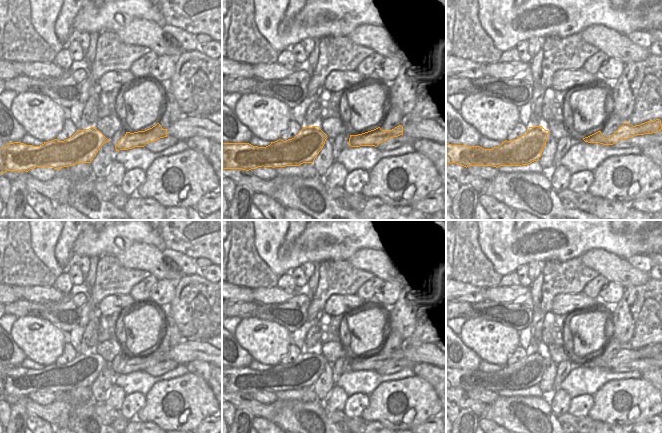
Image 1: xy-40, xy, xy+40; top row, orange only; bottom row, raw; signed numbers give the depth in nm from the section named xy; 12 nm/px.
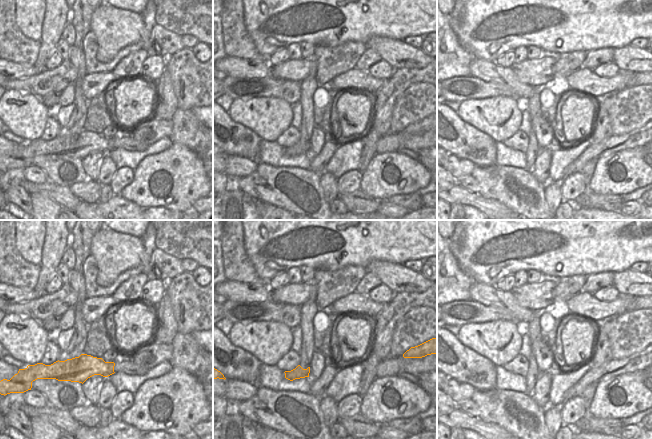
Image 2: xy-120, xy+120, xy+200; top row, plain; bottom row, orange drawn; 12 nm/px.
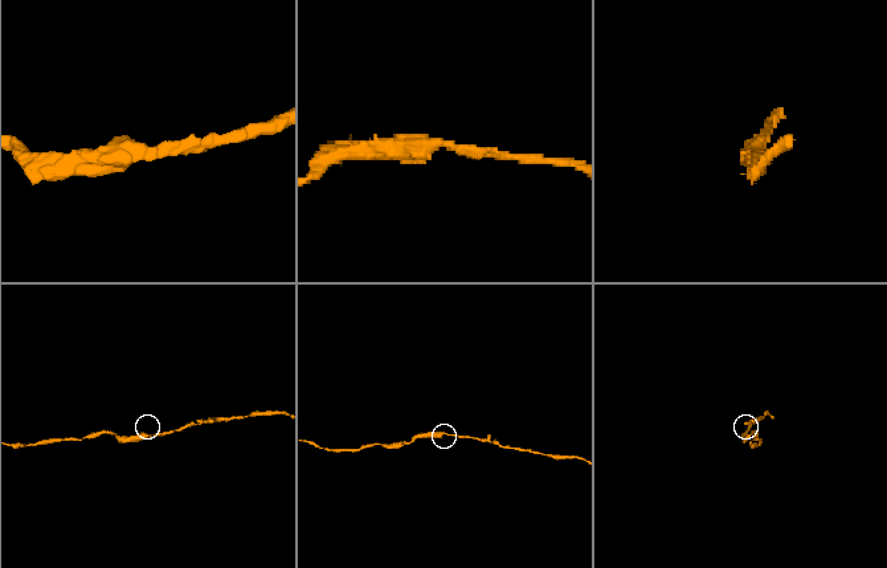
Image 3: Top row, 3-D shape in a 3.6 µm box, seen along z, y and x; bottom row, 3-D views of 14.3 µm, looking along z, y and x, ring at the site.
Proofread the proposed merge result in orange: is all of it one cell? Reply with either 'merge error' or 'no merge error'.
no merge error

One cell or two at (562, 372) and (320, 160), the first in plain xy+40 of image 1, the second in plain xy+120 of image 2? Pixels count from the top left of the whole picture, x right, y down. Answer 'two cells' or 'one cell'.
one cell

